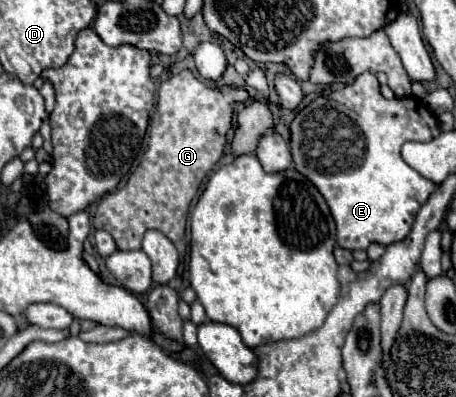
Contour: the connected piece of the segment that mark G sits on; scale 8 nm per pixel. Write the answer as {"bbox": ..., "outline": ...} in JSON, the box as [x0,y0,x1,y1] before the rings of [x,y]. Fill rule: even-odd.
{"bbox":[93,70,251,258],"outline":[[[187,70],[161,82],[143,160],[121,190],[105,194],[99,200],[93,226],[107,230],[119,250],[141,250],[143,234],[151,228],[159,230],[175,244],[183,258],[189,204],[197,194],[197,186],[203,184],[205,176],[223,156],[225,134],[233,122],[233,104],[249,100],[251,96],[241,88],[215,90]]]}

